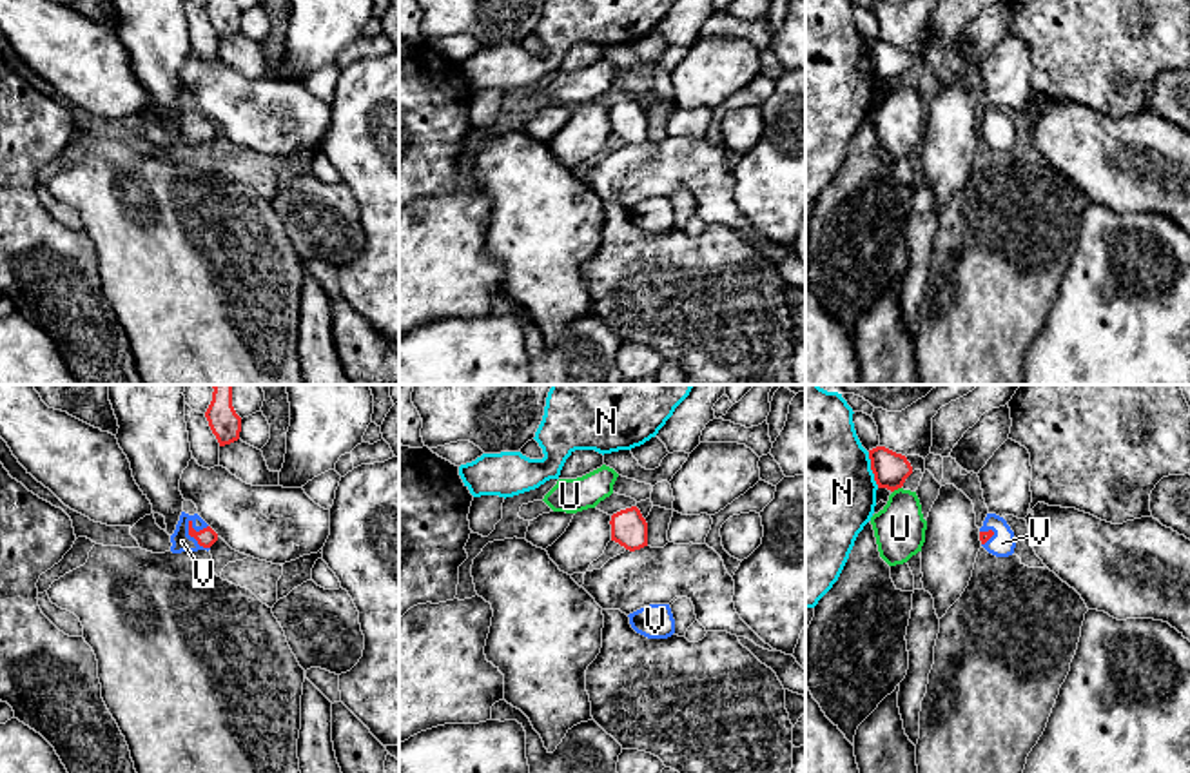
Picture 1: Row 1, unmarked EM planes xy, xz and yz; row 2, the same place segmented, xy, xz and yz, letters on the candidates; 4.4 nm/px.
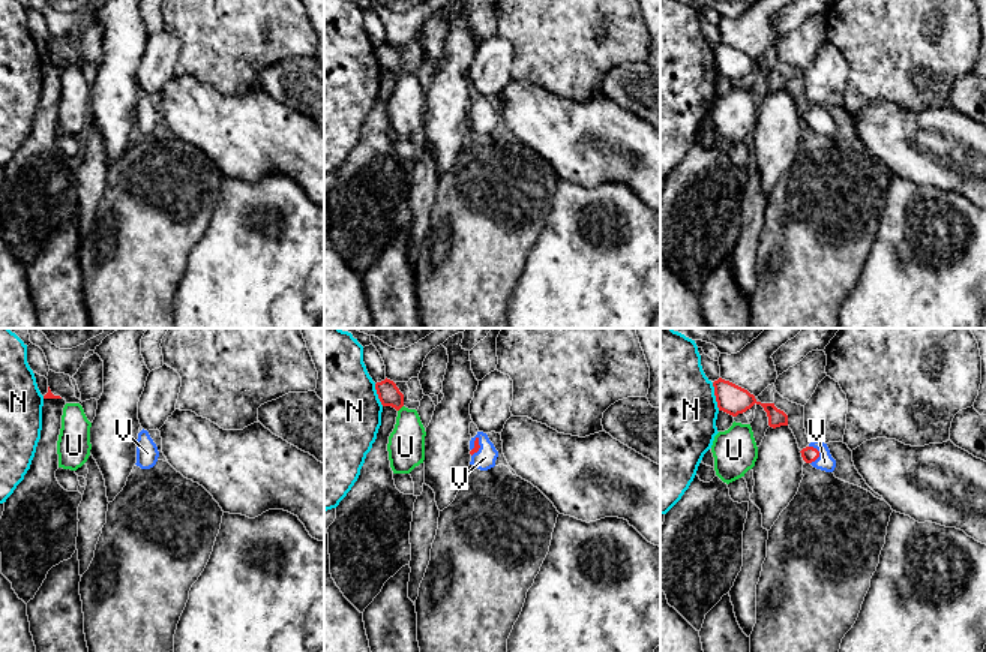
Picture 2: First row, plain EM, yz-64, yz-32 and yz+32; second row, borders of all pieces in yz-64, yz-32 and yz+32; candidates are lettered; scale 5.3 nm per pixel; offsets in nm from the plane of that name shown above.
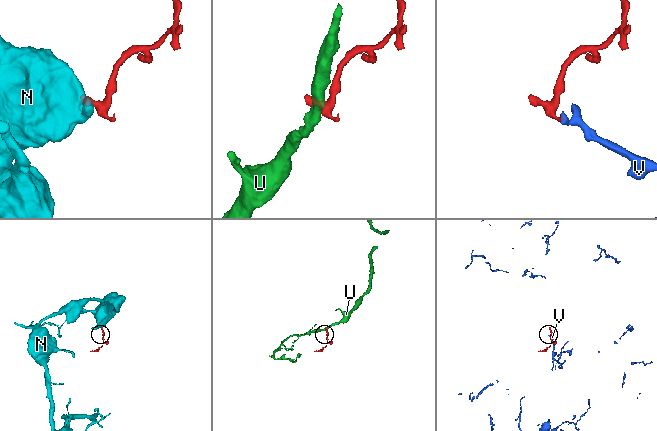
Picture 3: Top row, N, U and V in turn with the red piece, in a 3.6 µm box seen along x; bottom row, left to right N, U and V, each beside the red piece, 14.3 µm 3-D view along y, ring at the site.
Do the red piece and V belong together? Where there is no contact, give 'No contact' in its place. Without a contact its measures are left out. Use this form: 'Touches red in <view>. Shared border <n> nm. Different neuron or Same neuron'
Touches red in xy. Shared border 160 nm. Same neuron

